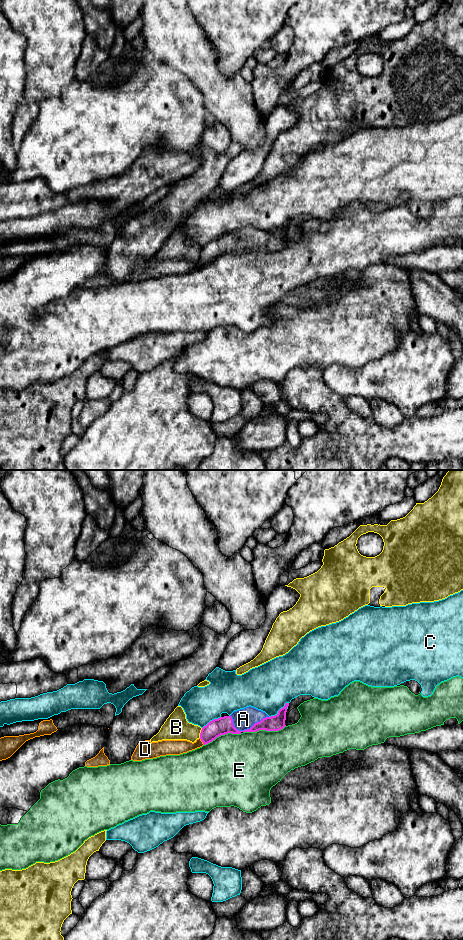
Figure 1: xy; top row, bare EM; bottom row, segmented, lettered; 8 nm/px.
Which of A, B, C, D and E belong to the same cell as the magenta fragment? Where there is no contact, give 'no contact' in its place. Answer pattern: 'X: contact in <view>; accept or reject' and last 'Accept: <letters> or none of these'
A: contact in xy; accept
B: contact in xy; reject
C: contact in xy; reject
D: contact in xy; reject
E: contact in xy; reject
Accept: A

